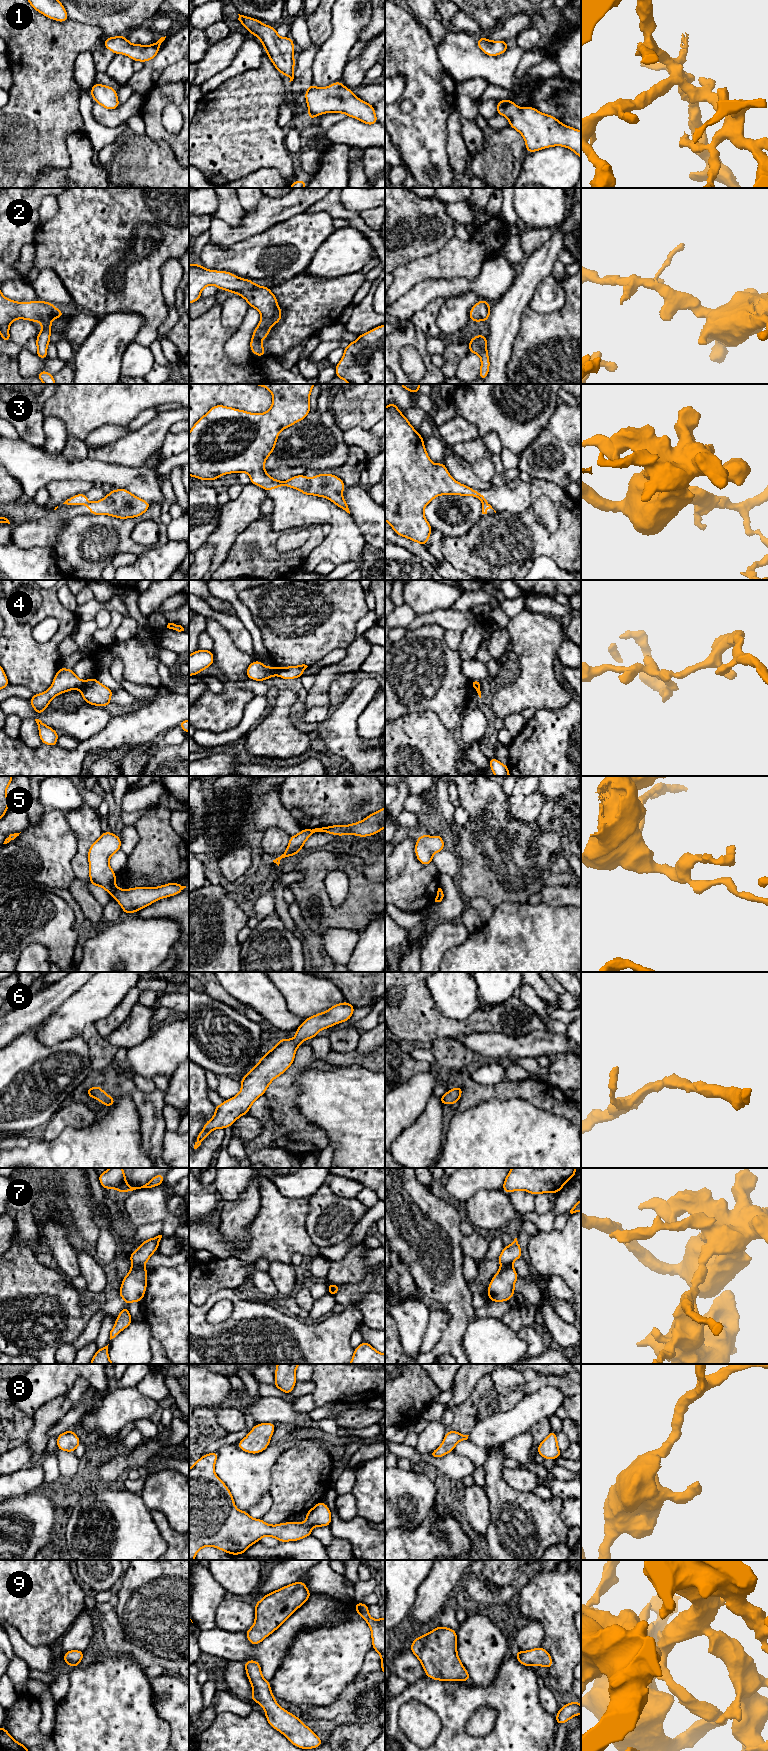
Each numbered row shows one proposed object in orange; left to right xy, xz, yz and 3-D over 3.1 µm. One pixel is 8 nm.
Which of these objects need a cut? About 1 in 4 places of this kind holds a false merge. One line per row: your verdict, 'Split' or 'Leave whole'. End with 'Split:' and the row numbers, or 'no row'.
1: Leave whole
2: Leave whole
3: Split
4: Split
5: Split
6: Leave whole
7: Split
8: Leave whole
9: Leave whole
Split: 3, 4, 5, 7

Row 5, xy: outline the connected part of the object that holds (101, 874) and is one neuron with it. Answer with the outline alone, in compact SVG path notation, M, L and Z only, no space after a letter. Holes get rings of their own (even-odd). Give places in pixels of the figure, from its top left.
M103 832L88 851L91 885L100 886L111 895L117 889L117 874L109 866L109 858L120 849L121 839L111 832Z

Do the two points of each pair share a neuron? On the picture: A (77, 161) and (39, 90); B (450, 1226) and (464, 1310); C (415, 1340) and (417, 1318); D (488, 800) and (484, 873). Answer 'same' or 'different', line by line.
A: different
B: same
C: same
D: same

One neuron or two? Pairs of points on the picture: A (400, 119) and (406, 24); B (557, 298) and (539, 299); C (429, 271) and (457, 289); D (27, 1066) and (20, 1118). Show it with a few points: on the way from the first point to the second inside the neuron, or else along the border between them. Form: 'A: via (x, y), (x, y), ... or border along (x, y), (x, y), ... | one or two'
A: via (418, 101), (418, 61), (409, 50) | one
B: via (553, 298), (543, 299) | one
C: border along (464, 277), (423, 279), (418, 283) | two
D: via (27, 1079), (20, 1088), (20, 1105) | one

